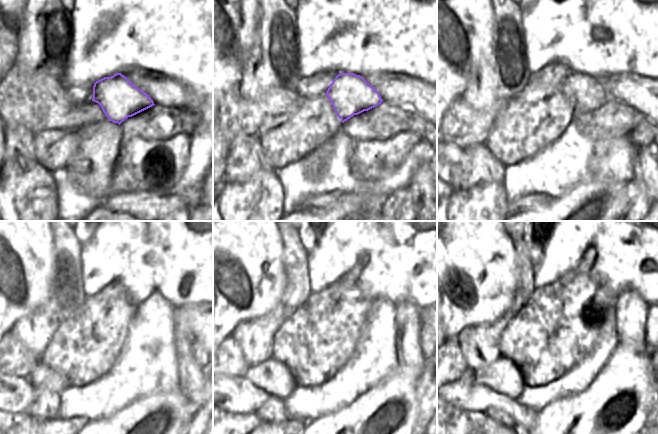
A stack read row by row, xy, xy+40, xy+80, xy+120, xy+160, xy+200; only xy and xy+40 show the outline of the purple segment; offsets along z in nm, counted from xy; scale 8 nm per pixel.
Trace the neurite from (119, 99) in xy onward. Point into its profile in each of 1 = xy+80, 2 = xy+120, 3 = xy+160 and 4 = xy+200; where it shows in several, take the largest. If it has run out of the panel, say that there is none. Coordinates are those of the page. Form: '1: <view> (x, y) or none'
1: xy+80 (585, 93)
2: xy+120 (153, 318)
3: xy+160 (380, 323)
4: xy+200 (608, 329)

